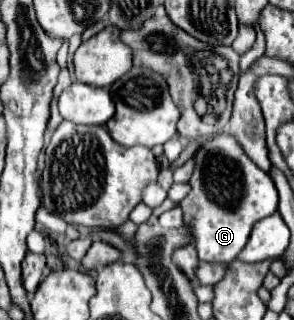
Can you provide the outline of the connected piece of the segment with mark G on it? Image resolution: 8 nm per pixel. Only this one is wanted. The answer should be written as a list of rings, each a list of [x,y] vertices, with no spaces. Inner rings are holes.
[[[229,136],[205,142],[195,156],[195,172],[189,180],[191,192],[181,200],[185,224],[193,230],[193,240],[203,262],[233,262],[245,248],[251,228],[261,218],[277,212],[277,190],[267,172],[239,150]],[[241,182],[241,186],[239,186]],[[241,188],[241,190],[239,190]]]

